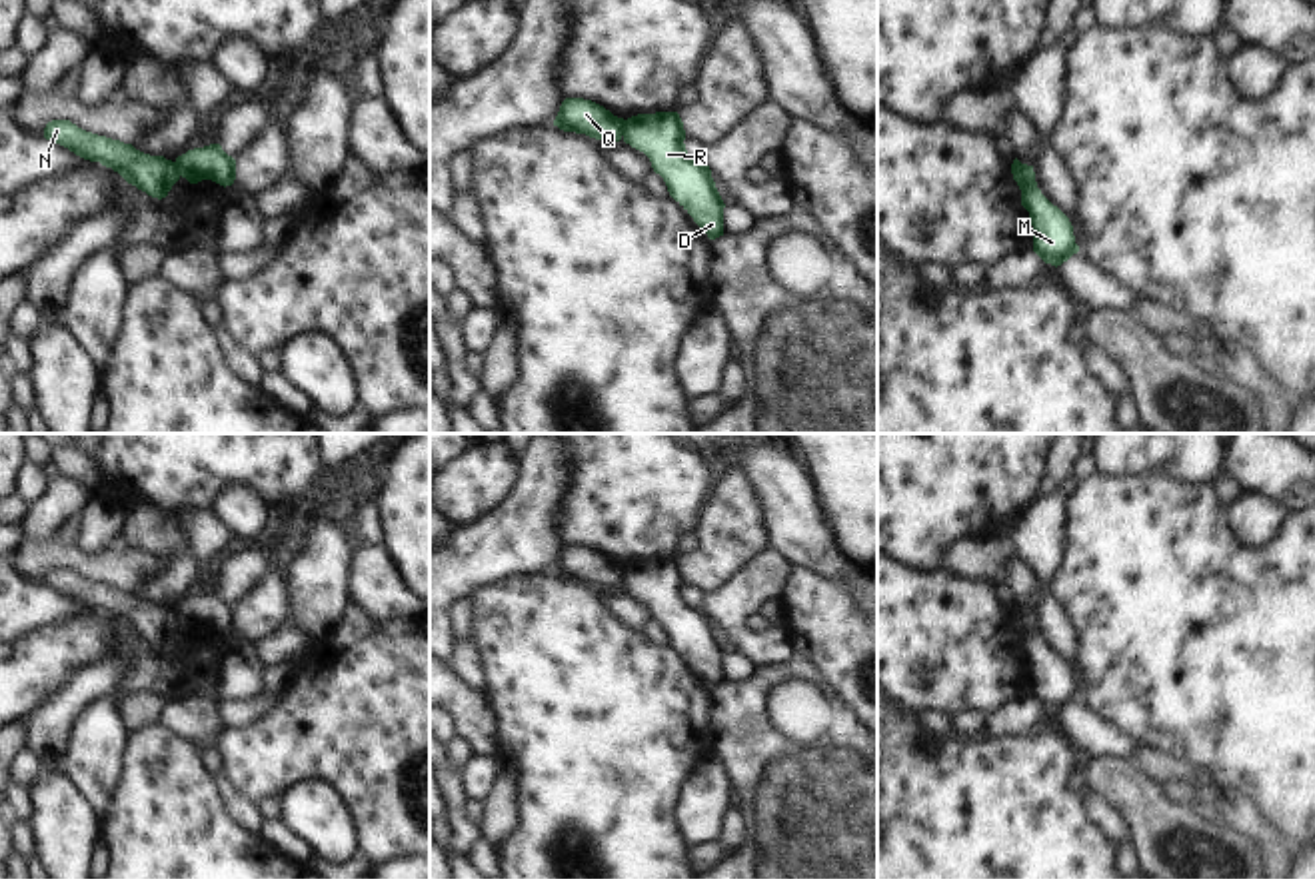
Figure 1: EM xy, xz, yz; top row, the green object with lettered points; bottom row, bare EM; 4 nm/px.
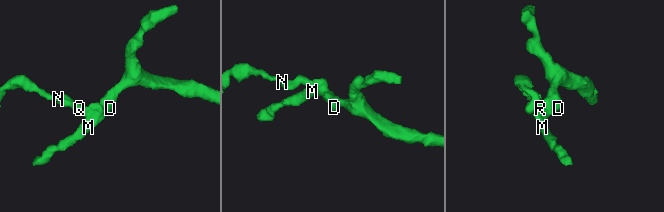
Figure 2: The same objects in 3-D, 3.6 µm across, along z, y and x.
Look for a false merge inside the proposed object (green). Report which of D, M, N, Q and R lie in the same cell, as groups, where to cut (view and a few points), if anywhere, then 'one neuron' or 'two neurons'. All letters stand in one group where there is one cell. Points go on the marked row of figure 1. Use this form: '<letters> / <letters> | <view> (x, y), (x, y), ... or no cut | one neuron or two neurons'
D M R / N Q | yz (1012, 166), (1026, 174), (1024, 192) | two neurons

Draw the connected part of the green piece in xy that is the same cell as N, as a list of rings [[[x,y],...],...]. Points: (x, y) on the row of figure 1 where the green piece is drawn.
[[[70,120],[48,122],[44,138],[68,148],[84,160],[112,168],[128,184],[158,200],[166,198],[180,180],[180,172],[172,160],[150,156],[132,144],[86,132]]]

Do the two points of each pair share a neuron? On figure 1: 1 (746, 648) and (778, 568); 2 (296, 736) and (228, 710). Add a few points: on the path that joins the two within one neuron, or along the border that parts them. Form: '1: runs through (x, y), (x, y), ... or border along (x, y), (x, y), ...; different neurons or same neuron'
1: runs through (742, 628), (742, 604), (758, 588); same neuron
2: border along (282, 696), (262, 718), (226, 732); different neurons

